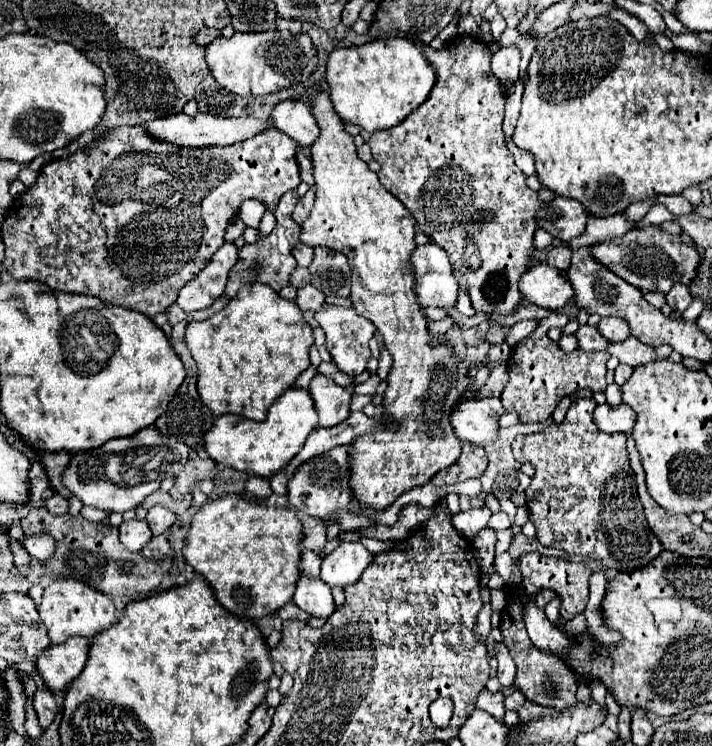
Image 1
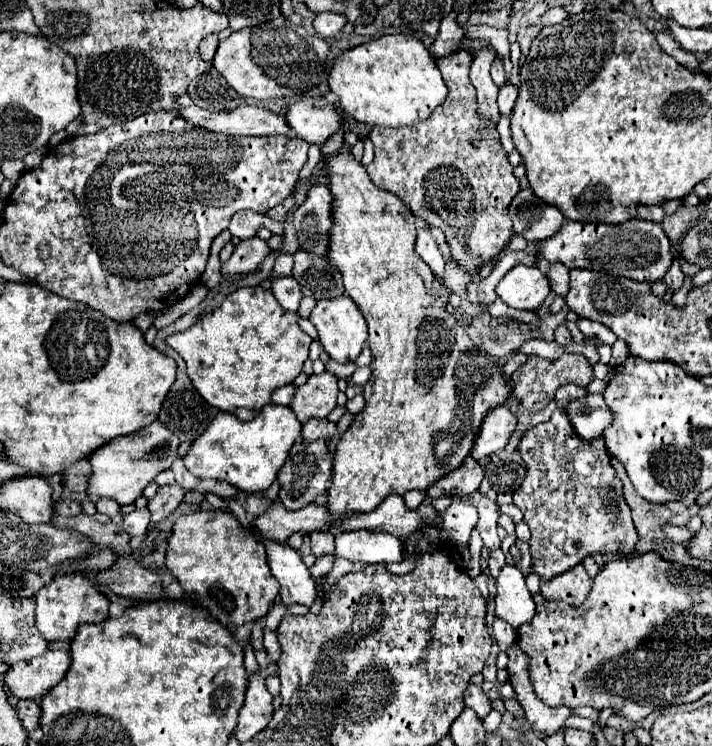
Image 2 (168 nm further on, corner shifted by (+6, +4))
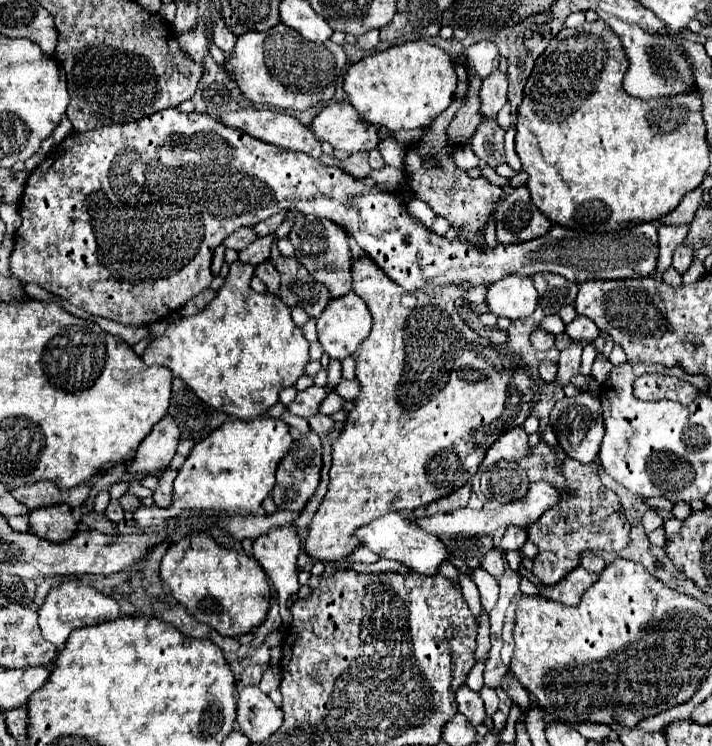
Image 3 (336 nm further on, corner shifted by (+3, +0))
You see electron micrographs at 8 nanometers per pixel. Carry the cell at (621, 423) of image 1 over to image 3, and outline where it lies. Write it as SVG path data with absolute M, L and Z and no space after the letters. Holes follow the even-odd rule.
M581 392L573 398L561 398L555 402L553 410L551 410L551 428L557 434L557 442L563 448L563 452L581 462L581 464L591 464L595 462L597 454L599 454L599 446L601 446L601 438L603 438L603 416L601 416L601 402L599 398Z

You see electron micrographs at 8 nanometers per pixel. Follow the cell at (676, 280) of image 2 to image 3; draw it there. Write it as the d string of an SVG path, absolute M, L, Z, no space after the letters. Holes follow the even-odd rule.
M683 244L677 246L677 250L673 254L673 268L679 270L679 274L683 274L689 268L691 260L693 260L693 250L687 248L687 246L683 246Z

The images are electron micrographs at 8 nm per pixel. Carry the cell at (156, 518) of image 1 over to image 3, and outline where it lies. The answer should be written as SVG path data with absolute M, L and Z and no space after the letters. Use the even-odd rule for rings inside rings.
M167 468L167 470L161 474L159 486L157 486L155 492L153 492L153 500L155 500L155 504L157 504L159 508L165 508L165 506L171 504L171 494L173 494L173 480L175 480L175 476L177 476L177 470L173 470L173 468Z

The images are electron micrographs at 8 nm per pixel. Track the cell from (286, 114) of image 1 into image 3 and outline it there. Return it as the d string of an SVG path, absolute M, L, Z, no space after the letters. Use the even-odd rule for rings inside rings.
M347 100L327 104L311 128L319 140L327 140L335 150L349 154L369 152L379 144L377 126L365 122Z

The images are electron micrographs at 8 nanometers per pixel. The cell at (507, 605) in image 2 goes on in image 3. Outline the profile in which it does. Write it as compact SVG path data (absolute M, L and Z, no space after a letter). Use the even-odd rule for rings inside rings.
M489 550L483 558L481 558L481 568L485 572L489 572L491 576L501 576L505 564L503 564L503 554L499 550Z

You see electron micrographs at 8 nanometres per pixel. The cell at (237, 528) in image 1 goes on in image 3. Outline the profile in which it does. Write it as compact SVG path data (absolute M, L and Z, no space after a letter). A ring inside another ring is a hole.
M199 532L183 536L167 548L159 568L161 580L169 586L171 596L187 608L187 612L217 630L221 636L237 638L255 630L269 610L271 588L265 572L255 558L243 550L227 550L217 546L213 536Z

